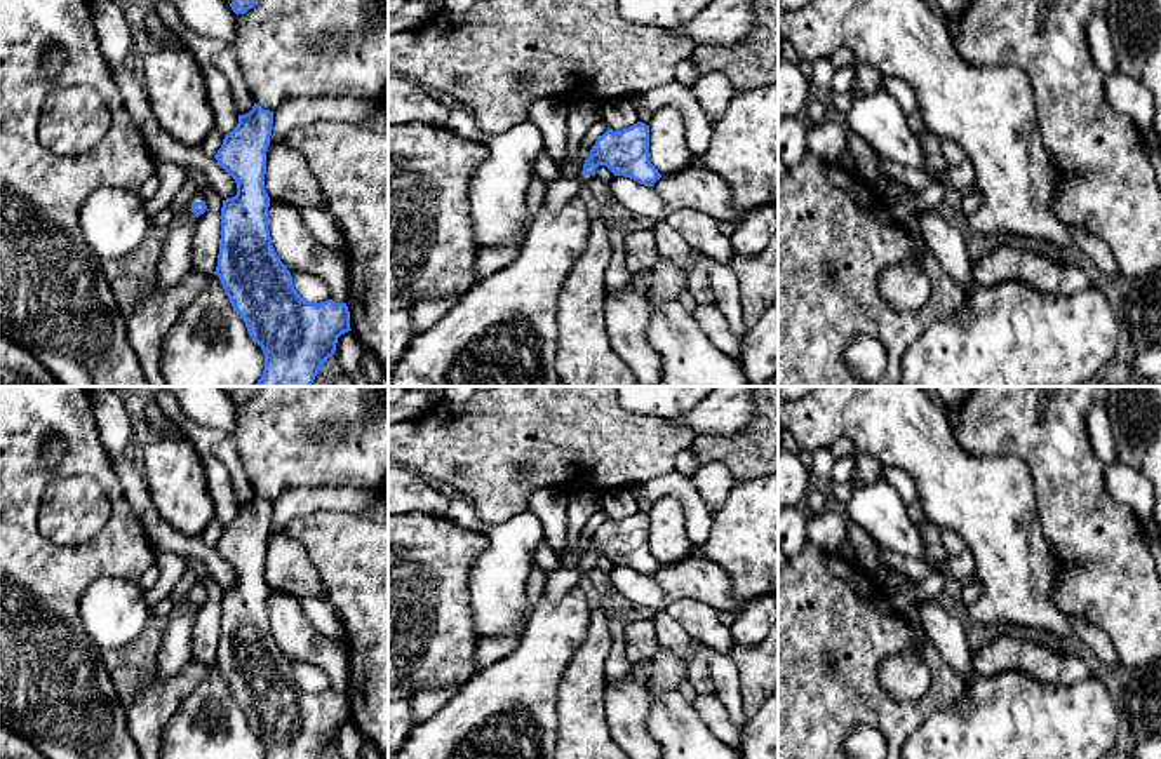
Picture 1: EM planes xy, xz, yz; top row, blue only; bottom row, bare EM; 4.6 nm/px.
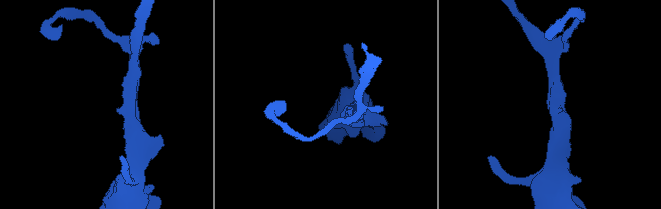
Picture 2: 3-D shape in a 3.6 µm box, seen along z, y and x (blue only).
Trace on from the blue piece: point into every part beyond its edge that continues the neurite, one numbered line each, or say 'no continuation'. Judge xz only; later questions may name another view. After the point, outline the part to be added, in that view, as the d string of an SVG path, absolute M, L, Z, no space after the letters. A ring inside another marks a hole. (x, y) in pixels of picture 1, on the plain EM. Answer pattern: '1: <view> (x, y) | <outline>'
no continuation

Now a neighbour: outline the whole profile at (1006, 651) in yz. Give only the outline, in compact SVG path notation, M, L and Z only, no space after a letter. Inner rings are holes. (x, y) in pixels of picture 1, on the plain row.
M1011 628L994 630L989 646L970 649L971 668L982 677L1020 672L1057 686L1070 686L1090 675L1088 663L1074 653L1015 635Z

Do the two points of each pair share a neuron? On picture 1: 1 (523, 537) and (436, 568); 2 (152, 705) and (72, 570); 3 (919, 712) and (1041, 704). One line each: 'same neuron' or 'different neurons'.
1: different neurons
2: different neurons
3: different neurons

